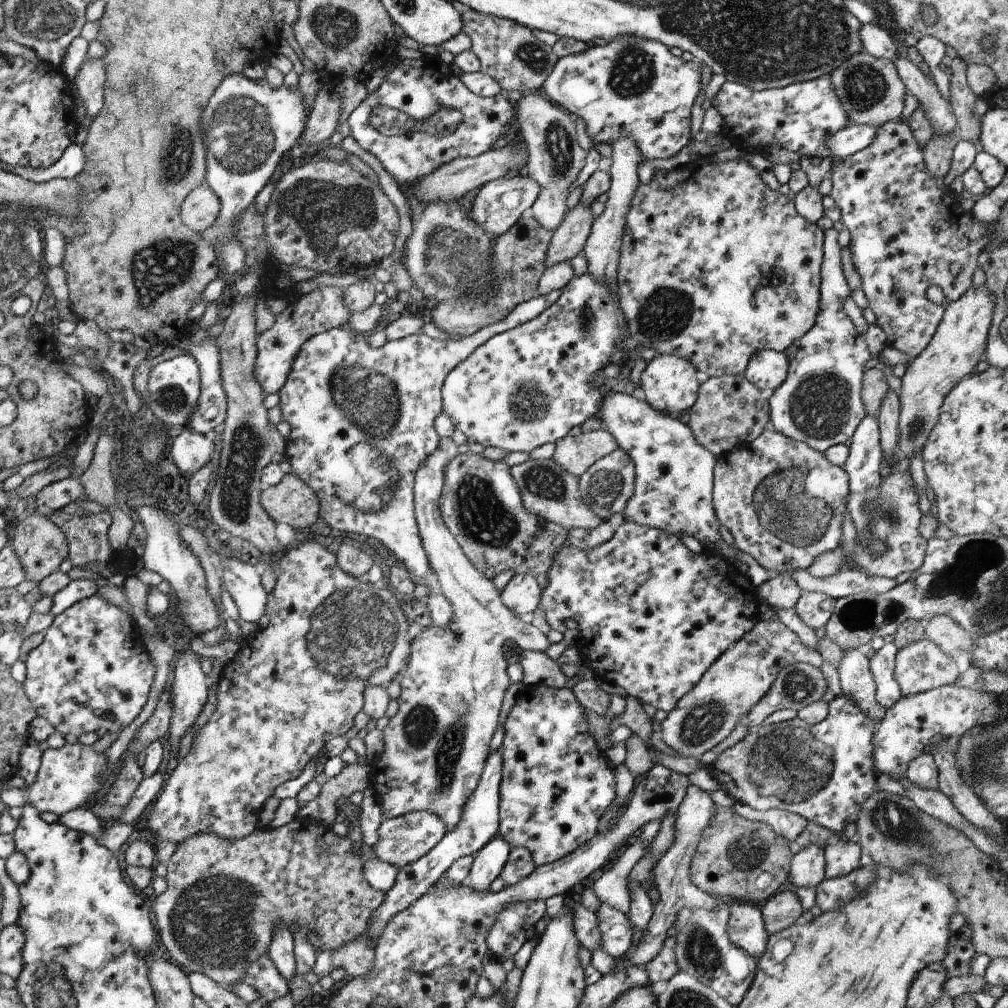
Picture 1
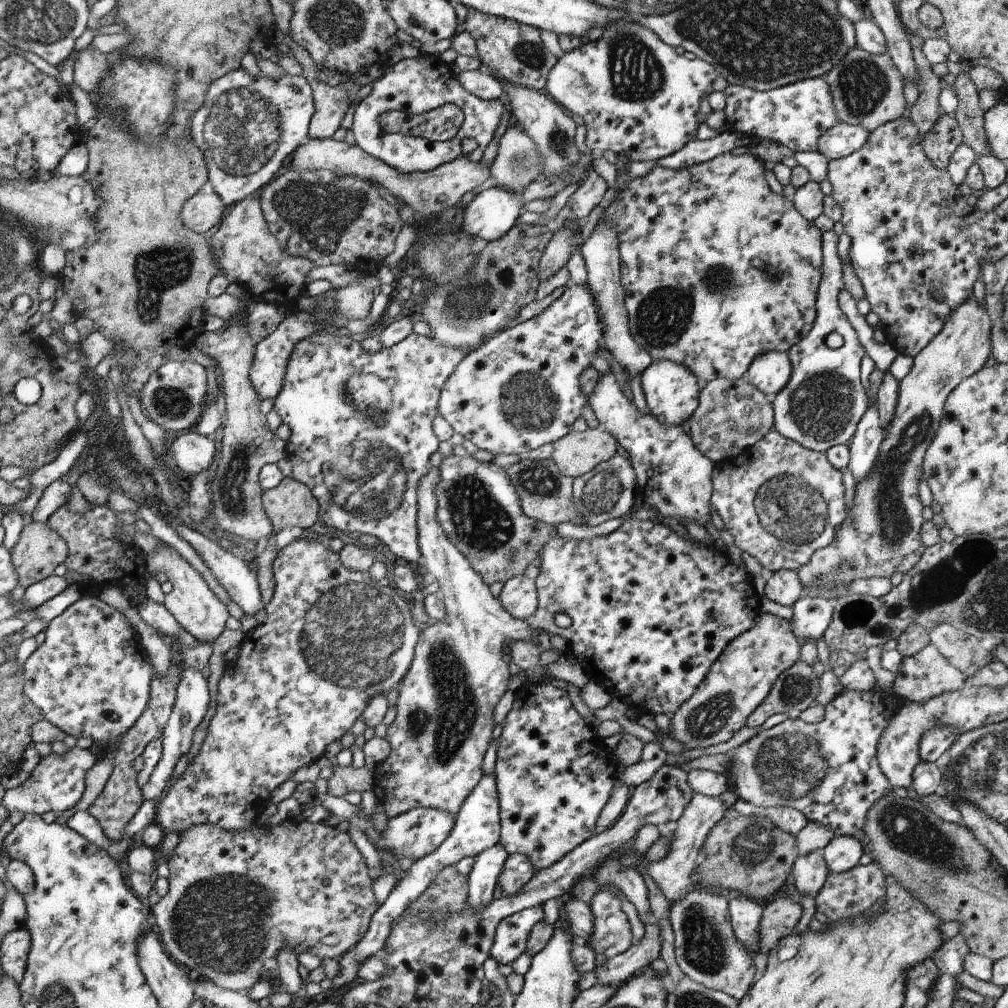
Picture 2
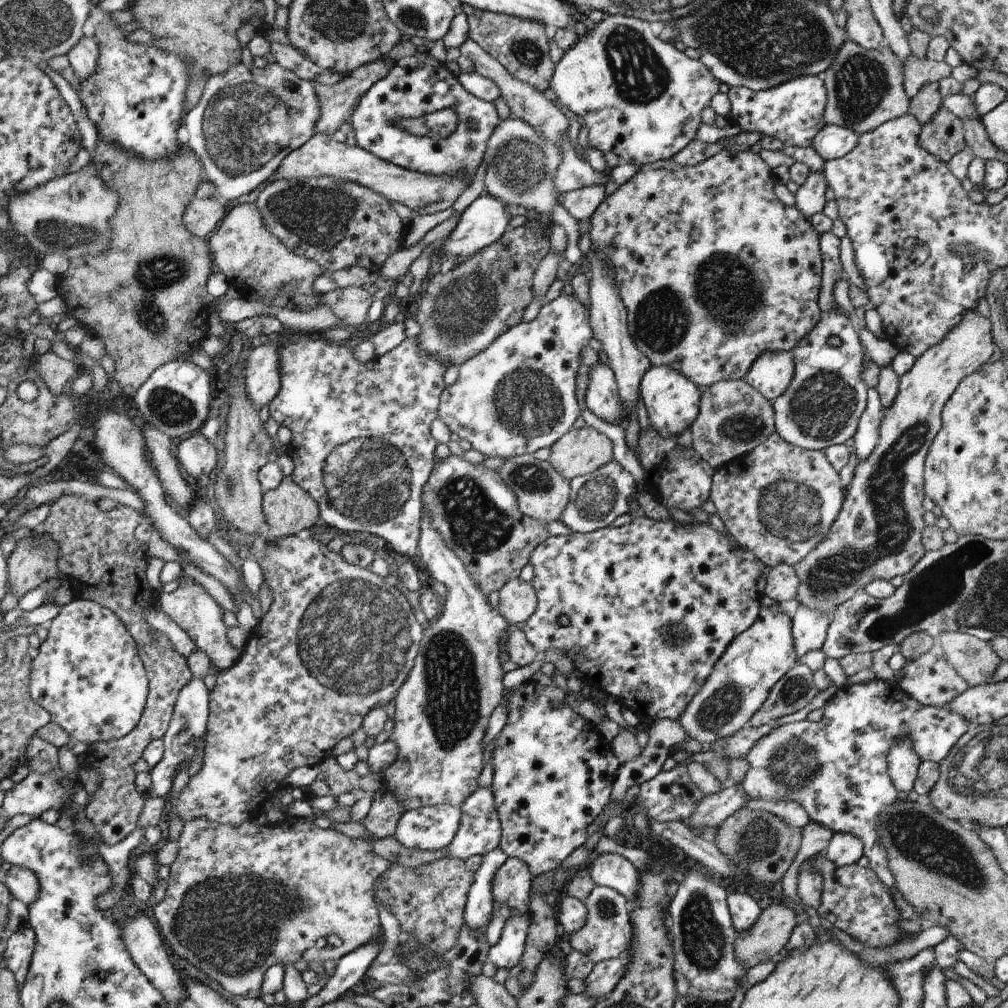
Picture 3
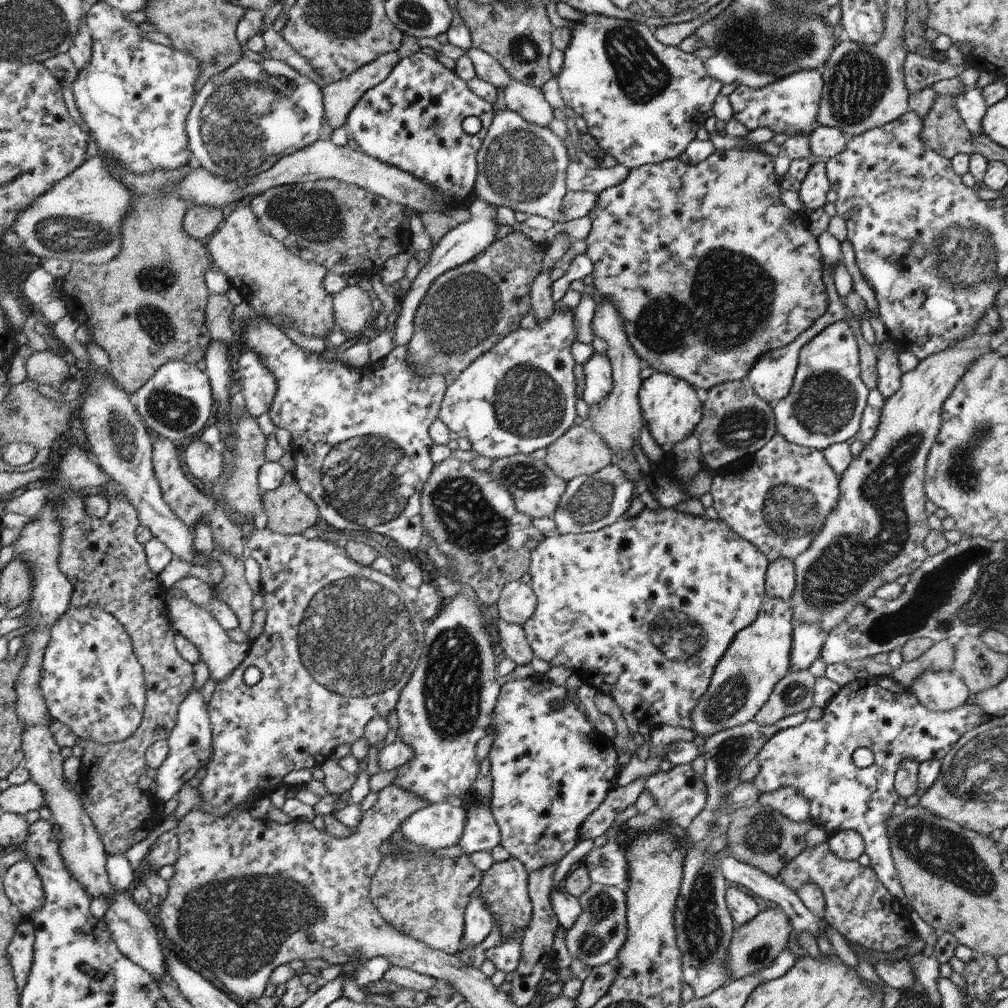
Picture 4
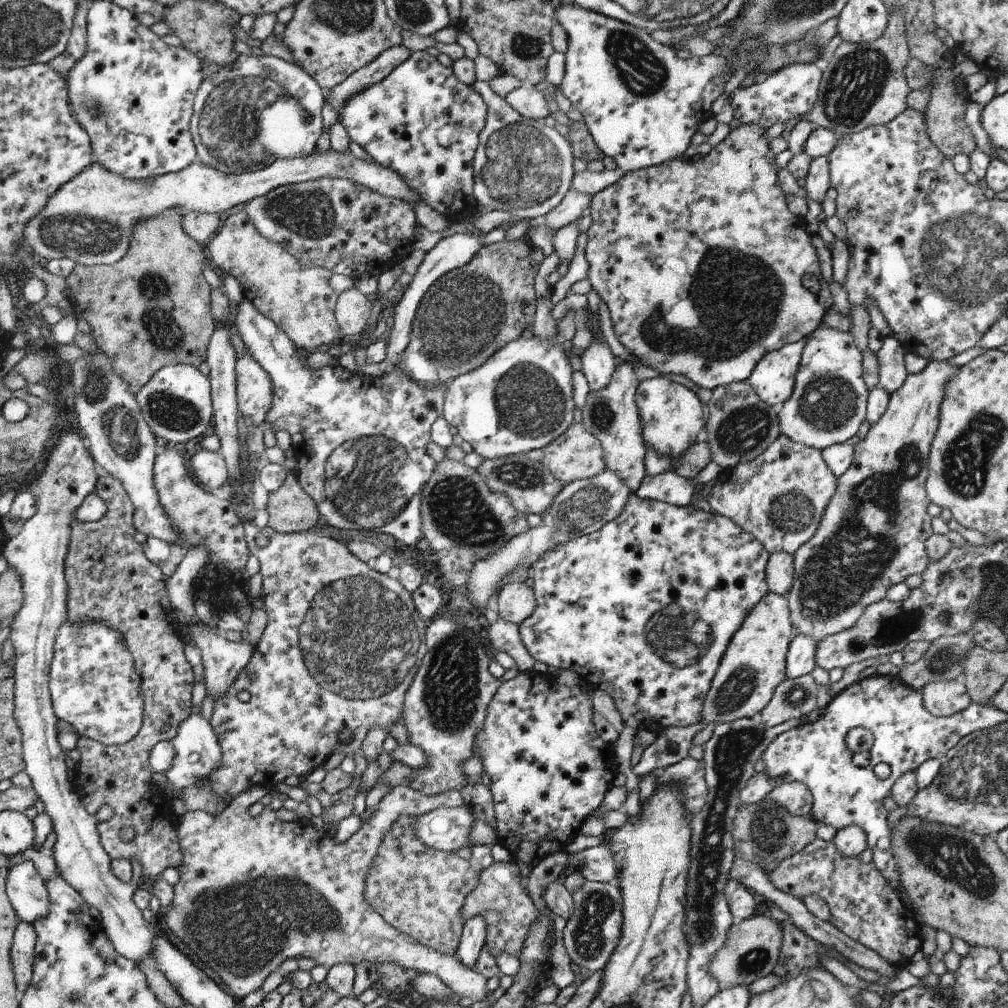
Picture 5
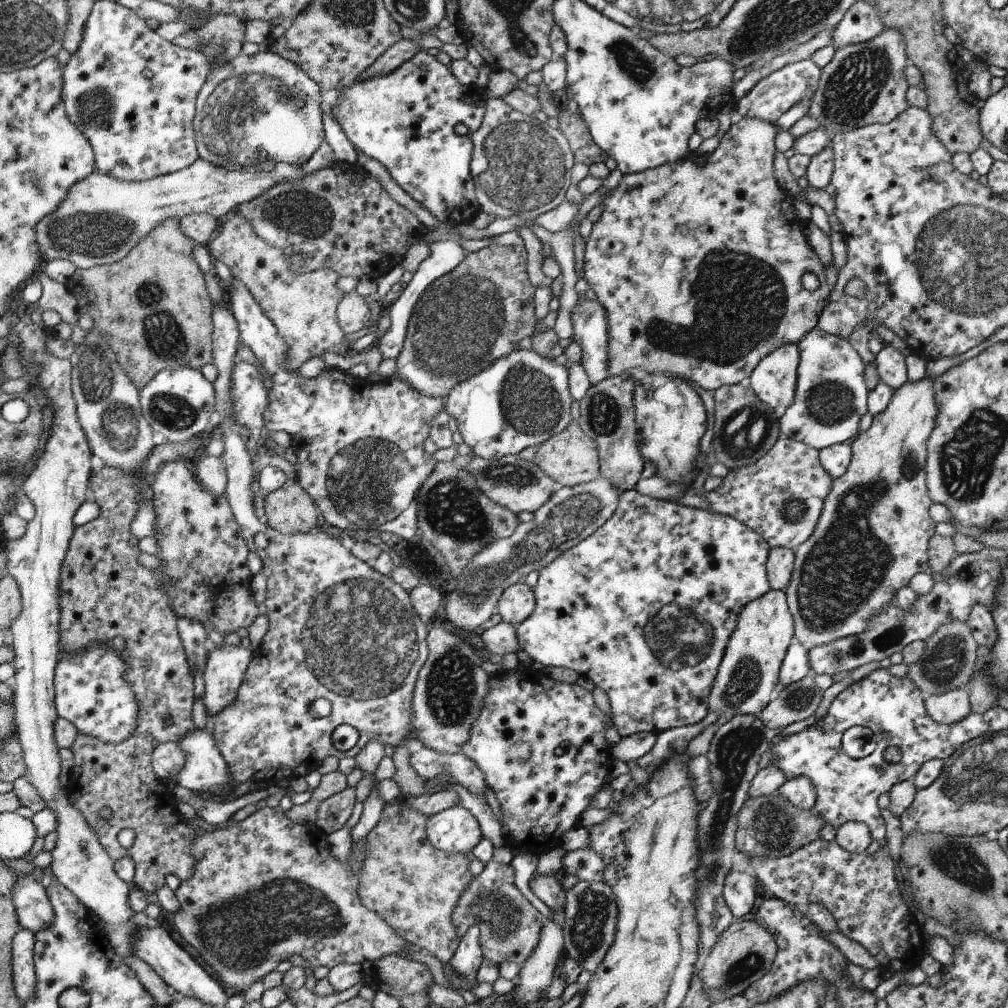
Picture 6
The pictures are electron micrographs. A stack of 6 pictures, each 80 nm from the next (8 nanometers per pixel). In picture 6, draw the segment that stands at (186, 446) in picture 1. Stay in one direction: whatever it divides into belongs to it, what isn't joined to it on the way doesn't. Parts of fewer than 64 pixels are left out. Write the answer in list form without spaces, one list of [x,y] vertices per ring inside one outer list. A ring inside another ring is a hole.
[[[203,454],[196,461],[196,476],[213,496],[225,495],[228,487],[228,474],[220,457]]]

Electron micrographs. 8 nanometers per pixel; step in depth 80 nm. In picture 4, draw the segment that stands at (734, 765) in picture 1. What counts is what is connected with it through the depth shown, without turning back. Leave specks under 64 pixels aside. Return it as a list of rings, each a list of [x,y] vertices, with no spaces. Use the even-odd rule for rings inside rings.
[[[891,676],[855,679],[822,704],[824,714],[820,720],[806,720],[793,728],[780,730],[762,746],[756,756],[760,772],[754,776],[752,782],[760,794],[776,792],[786,787],[796,788],[808,800],[810,819],[830,834],[845,830],[858,832],[865,843],[865,854],[870,858],[870,867],[877,878],[898,901],[905,904],[906,896],[896,876],[886,834],[886,820],[893,814],[892,811],[899,800],[894,788],[896,770],[902,760],[916,760],[920,763],[929,760],[942,761],[966,732],[992,719],[972,704],[965,704],[955,710],[929,710],[916,699],[908,687],[900,685]],[[860,747],[865,747],[874,754],[874,762],[866,769],[858,768],[853,761],[853,753]]]

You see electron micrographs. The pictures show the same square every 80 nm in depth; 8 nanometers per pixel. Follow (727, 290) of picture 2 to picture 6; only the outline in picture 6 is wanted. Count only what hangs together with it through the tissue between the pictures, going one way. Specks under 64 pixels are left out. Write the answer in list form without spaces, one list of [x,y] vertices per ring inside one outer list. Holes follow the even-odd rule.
[[[741,117],[735,119],[730,129],[724,134],[724,137],[719,142],[718,148],[708,156],[708,160],[702,160],[702,164],[694,162],[694,160],[684,160],[675,162],[674,164],[665,164],[655,169],[649,169],[648,171],[639,172],[636,174],[627,174],[623,176],[622,182],[600,205],[606,206],[604,213],[600,216],[600,219],[593,224],[591,233],[586,238],[585,249],[585,271],[582,276],[589,284],[589,288],[596,293],[597,300],[602,303],[605,308],[606,314],[609,317],[609,356],[610,356],[610,376],[627,376],[631,378],[631,374],[638,372],[638,370],[646,370],[648,373],[670,373],[678,375],[683,379],[694,380],[698,386],[707,388],[708,390],[716,390],[724,385],[735,385],[740,382],[746,382],[746,379],[751,375],[751,372],[756,368],[756,365],[760,362],[760,359],[768,356],[768,353],[774,352],[777,348],[789,344],[798,344],[814,327],[817,326],[819,316],[823,311],[823,308],[829,303],[831,288],[827,283],[827,276],[825,268],[820,264],[819,256],[814,252],[814,249],[809,245],[808,239],[804,234],[805,222],[802,221],[795,213],[793,197],[790,196],[776,181],[774,176],[774,153],[777,152],[774,147],[774,138],[779,132],[776,122],[769,120],[760,120],[756,117]],[[810,272],[814,274],[820,281],[818,288],[814,291],[807,290],[802,285],[802,276]]]

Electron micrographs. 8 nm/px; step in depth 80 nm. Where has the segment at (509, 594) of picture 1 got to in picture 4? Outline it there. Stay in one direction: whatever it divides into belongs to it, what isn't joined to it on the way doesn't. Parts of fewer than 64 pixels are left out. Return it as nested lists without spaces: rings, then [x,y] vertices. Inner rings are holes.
[[[513,580],[502,588],[497,604],[500,619],[522,627],[534,614],[537,597],[529,584]]]

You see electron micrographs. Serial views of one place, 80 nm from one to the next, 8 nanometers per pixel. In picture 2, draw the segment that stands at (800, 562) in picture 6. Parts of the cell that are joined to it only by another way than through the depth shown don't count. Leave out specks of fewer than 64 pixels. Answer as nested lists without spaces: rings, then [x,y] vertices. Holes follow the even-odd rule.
[[[973,295],[966,302],[962,302],[958,308],[950,310],[950,315],[946,316],[942,330],[913,358],[910,373],[899,382],[896,414],[894,414],[890,428],[885,430],[884,440],[882,440],[872,474],[868,474],[866,480],[856,484],[854,504],[848,512],[848,518],[845,518],[843,524],[840,524],[840,528],[837,528],[832,544],[814,552],[814,555],[808,560],[808,564],[797,571],[804,589],[802,596],[824,596],[828,600],[835,601],[845,594],[844,588],[850,582],[854,582],[856,578],[883,577],[890,579],[896,572],[906,575],[921,560],[927,549],[921,538],[922,524],[925,521],[922,514],[924,506],[918,491],[920,479],[923,478],[923,459],[940,427],[948,396],[954,391],[954,388],[958,387],[958,384],[962,383],[962,380],[979,372],[990,358],[990,336],[990,315],[986,306],[982,306]]]

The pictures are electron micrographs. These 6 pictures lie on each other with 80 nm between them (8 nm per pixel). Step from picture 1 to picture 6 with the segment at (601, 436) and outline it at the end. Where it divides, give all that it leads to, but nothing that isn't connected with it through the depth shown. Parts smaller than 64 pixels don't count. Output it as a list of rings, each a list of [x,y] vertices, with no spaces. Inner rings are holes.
[[[579,421],[573,422],[560,434],[538,445],[538,451],[532,459],[534,464],[540,466],[555,482],[560,482],[564,487],[573,487],[594,480],[600,474],[599,450],[596,443],[581,428]]]

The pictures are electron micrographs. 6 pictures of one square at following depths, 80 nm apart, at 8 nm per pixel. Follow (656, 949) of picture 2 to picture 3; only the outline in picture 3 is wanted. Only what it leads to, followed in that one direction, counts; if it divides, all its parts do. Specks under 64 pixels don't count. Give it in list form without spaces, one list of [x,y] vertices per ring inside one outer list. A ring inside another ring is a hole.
[[[626,953],[619,958],[596,963],[590,975],[585,979],[586,994],[594,999],[607,997],[621,977],[627,972],[630,954]]]

